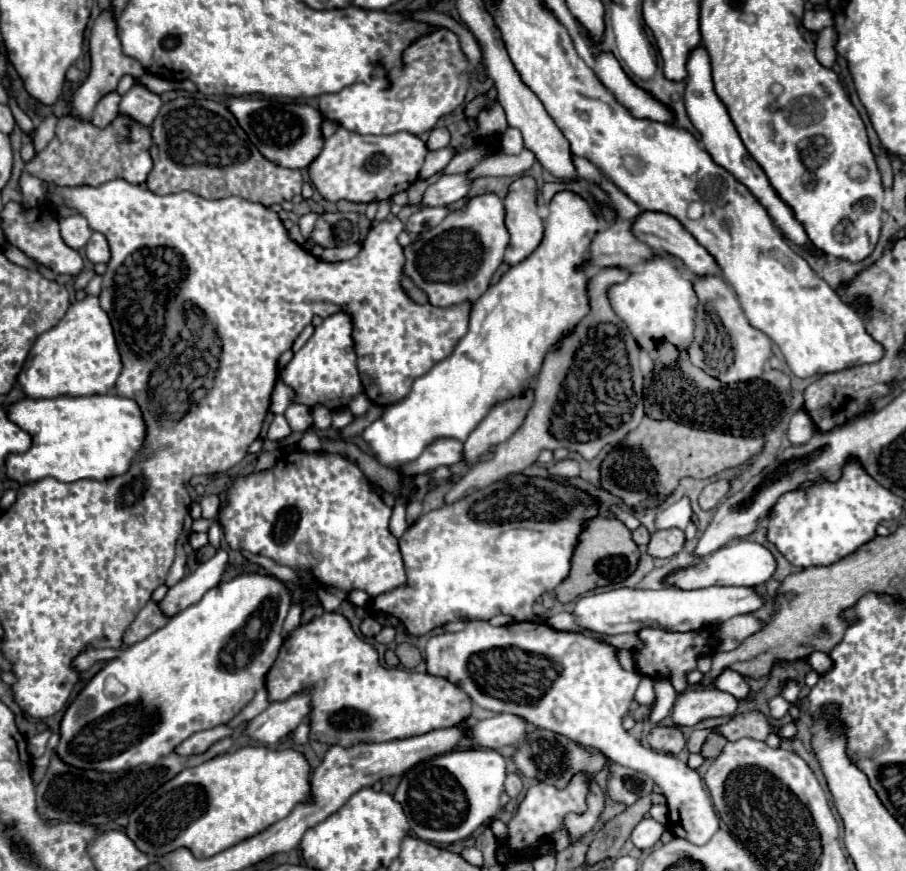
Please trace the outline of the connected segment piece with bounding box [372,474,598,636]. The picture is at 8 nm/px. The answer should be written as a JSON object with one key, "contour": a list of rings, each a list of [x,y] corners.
{"contour":[[[516,474],[510,476],[502,482],[496,482],[484,490],[476,490],[472,496],[466,496],[464,500],[454,502],[452,506],[442,506],[434,512],[428,512],[424,516],[420,516],[418,522],[414,522],[404,536],[400,538],[400,552],[404,558],[404,568],[406,568],[406,584],[398,586],[396,590],[378,594],[376,598],[372,598],[372,610],[374,612],[384,612],[384,614],[392,614],[396,616],[410,634],[422,636],[428,634],[430,630],[446,624],[446,622],[456,622],[460,618],[468,620],[468,618],[476,618],[476,620],[490,620],[496,614],[510,614],[514,620],[532,620],[534,618],[534,602],[540,598],[542,592],[546,590],[554,590],[564,576],[568,576],[568,568],[570,568],[570,556],[572,556],[572,548],[576,546],[576,536],[580,534],[580,528],[584,526],[584,520],[592,518],[598,514],[598,504],[590,498],[590,494],[580,492],[574,486],[566,486],[566,484],[558,484],[554,480],[544,480],[544,478],[528,478],[524,474]]]}

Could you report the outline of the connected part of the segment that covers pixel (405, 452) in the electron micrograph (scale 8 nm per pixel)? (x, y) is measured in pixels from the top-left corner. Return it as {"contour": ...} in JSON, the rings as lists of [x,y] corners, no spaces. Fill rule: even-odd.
{"contour":[[[572,190],[554,194],[540,246],[528,258],[510,266],[496,284],[472,302],[468,332],[458,340],[454,352],[438,362],[426,376],[420,376],[404,400],[386,406],[384,414],[362,432],[362,438],[370,444],[380,464],[402,466],[412,462],[436,438],[456,438],[464,442],[496,404],[522,396],[524,390],[536,382],[546,354],[558,350],[562,346],[558,340],[570,336],[588,314],[588,260],[592,240],[600,232],[600,226],[602,220],[590,200]]]}

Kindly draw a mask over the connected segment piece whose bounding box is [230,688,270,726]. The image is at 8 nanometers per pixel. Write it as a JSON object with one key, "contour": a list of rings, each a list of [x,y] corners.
{"contour":[[[262,688],[260,692],[256,692],[256,696],[254,696],[254,700],[248,704],[248,708],[230,722],[230,726],[238,726],[238,724],[242,724],[242,722],[246,722],[246,720],[252,720],[252,718],[258,716],[260,712],[264,712],[264,710],[268,708],[268,704],[270,704],[268,692]]]}

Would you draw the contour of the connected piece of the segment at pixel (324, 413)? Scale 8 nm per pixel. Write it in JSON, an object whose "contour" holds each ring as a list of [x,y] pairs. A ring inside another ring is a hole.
{"contour":[[[317,404],[312,407],[314,426],[320,430],[327,430],[331,427],[332,414],[324,406]]]}

